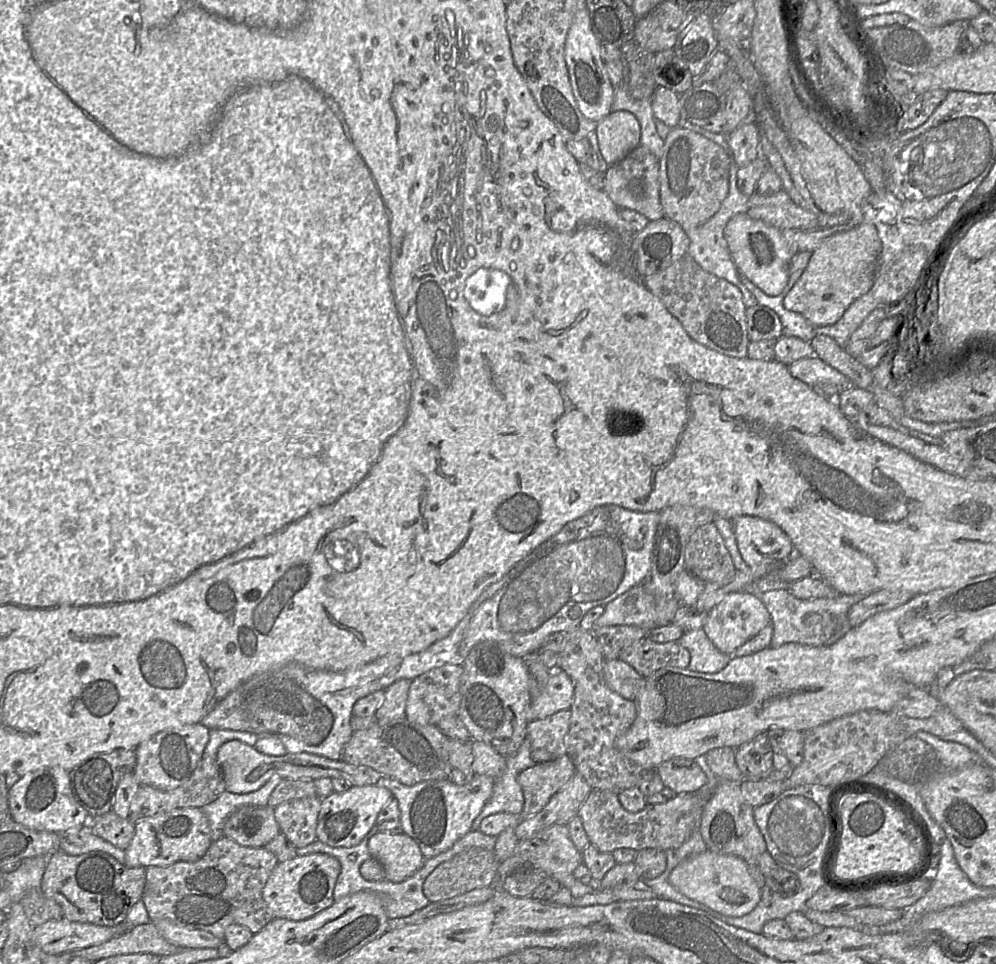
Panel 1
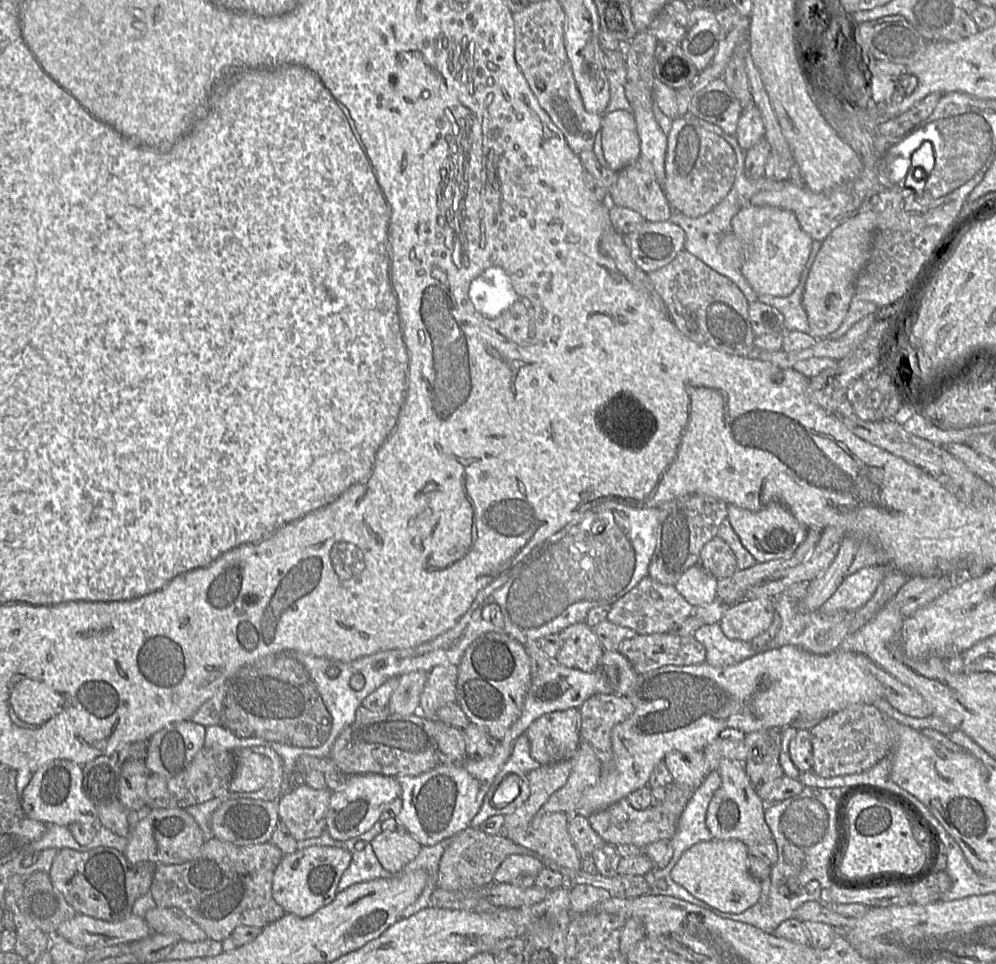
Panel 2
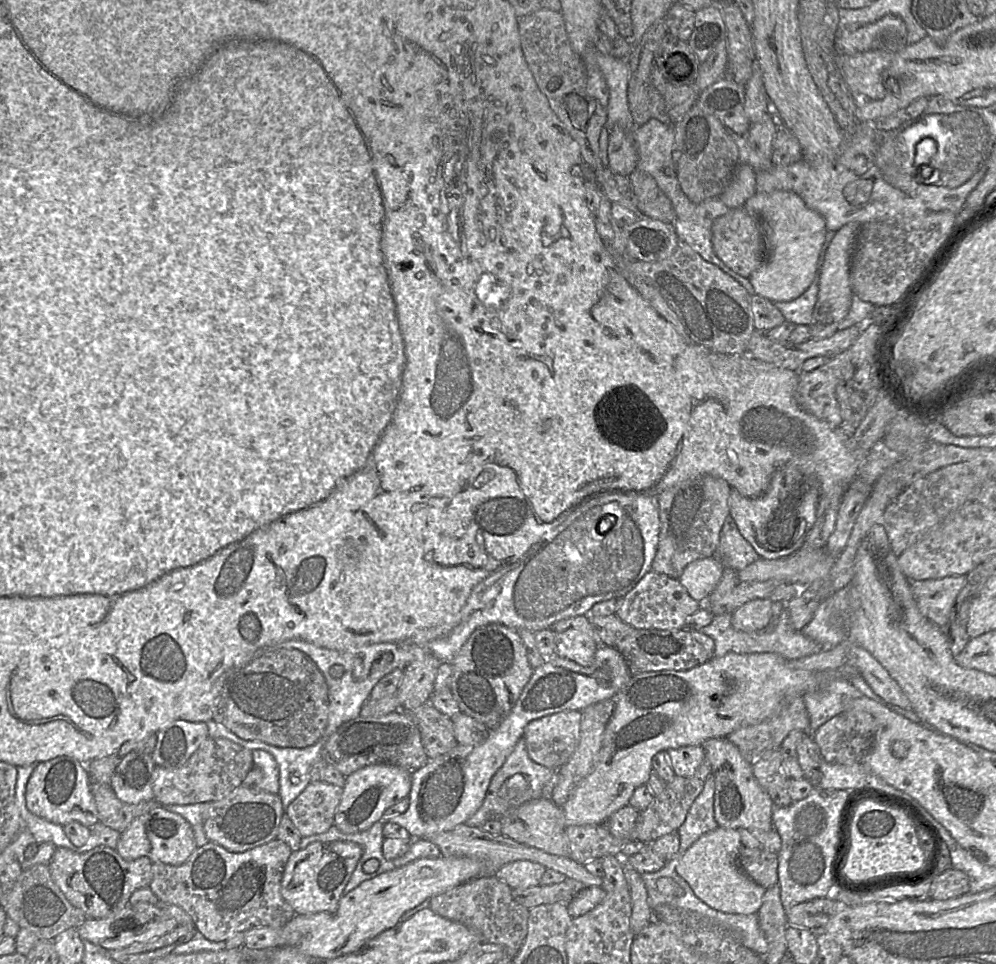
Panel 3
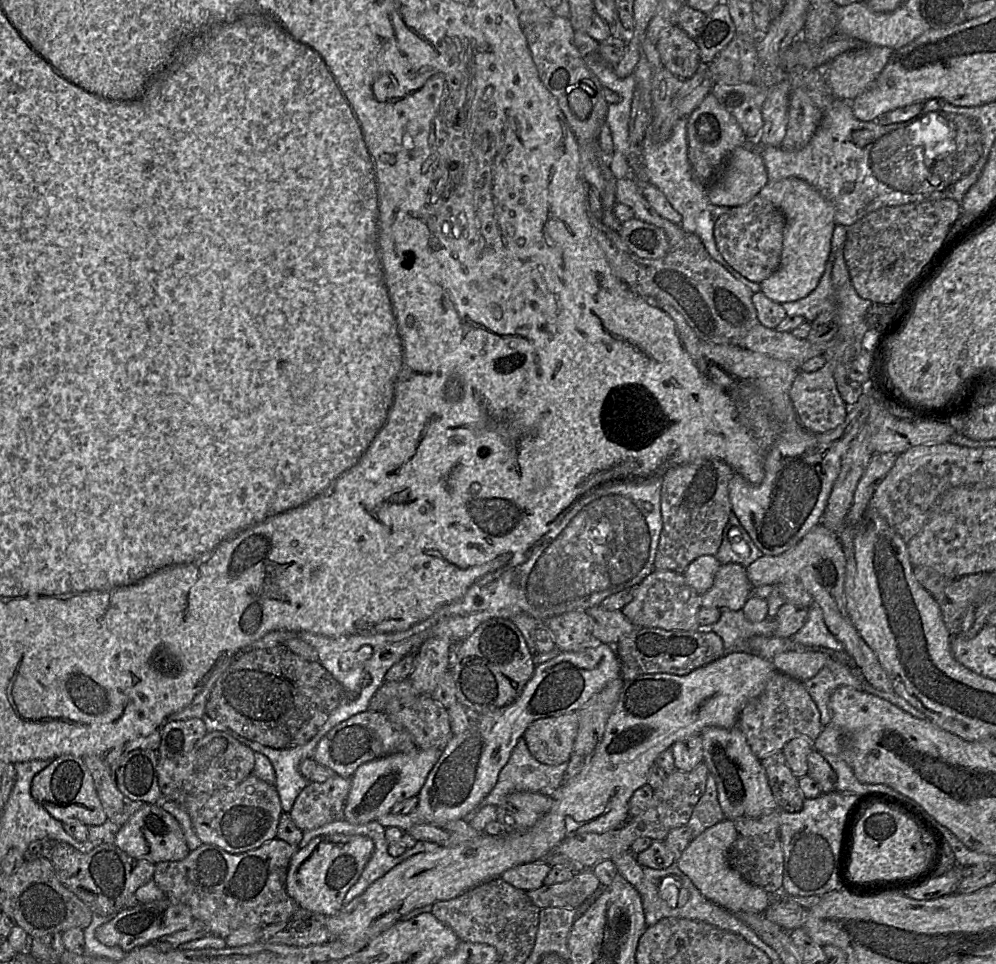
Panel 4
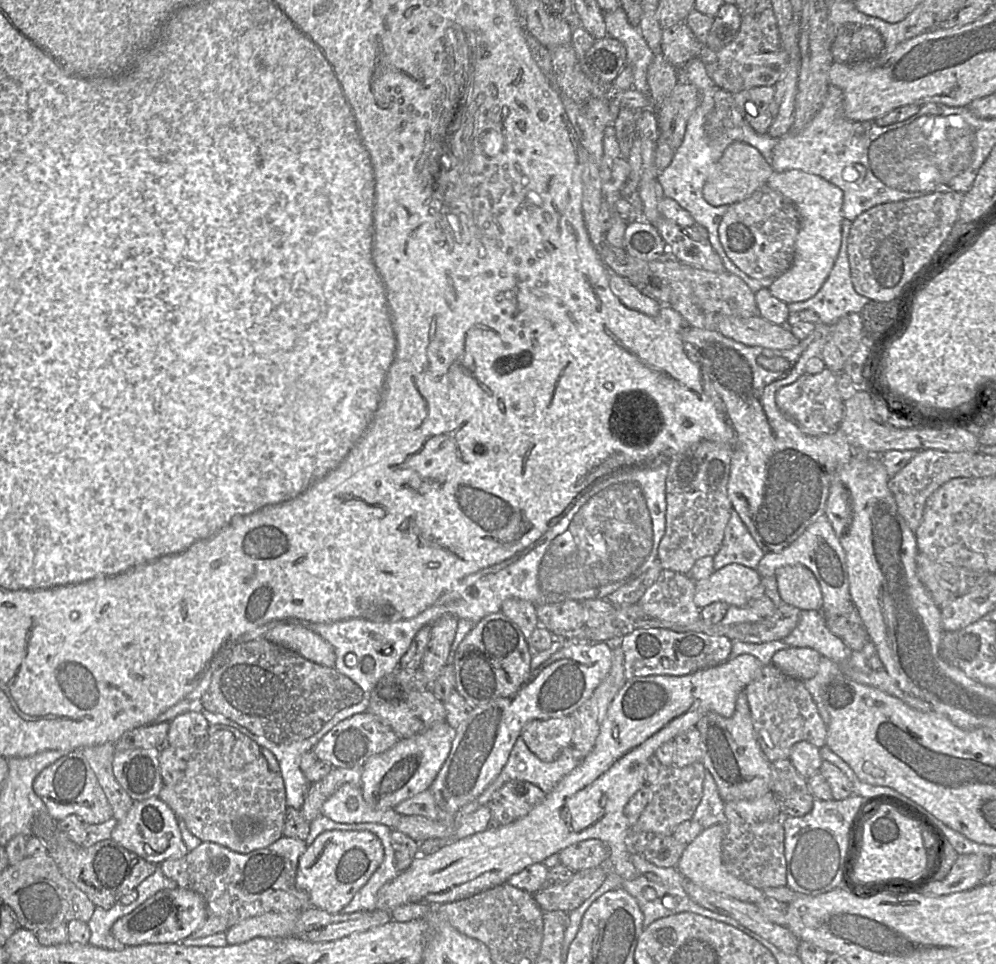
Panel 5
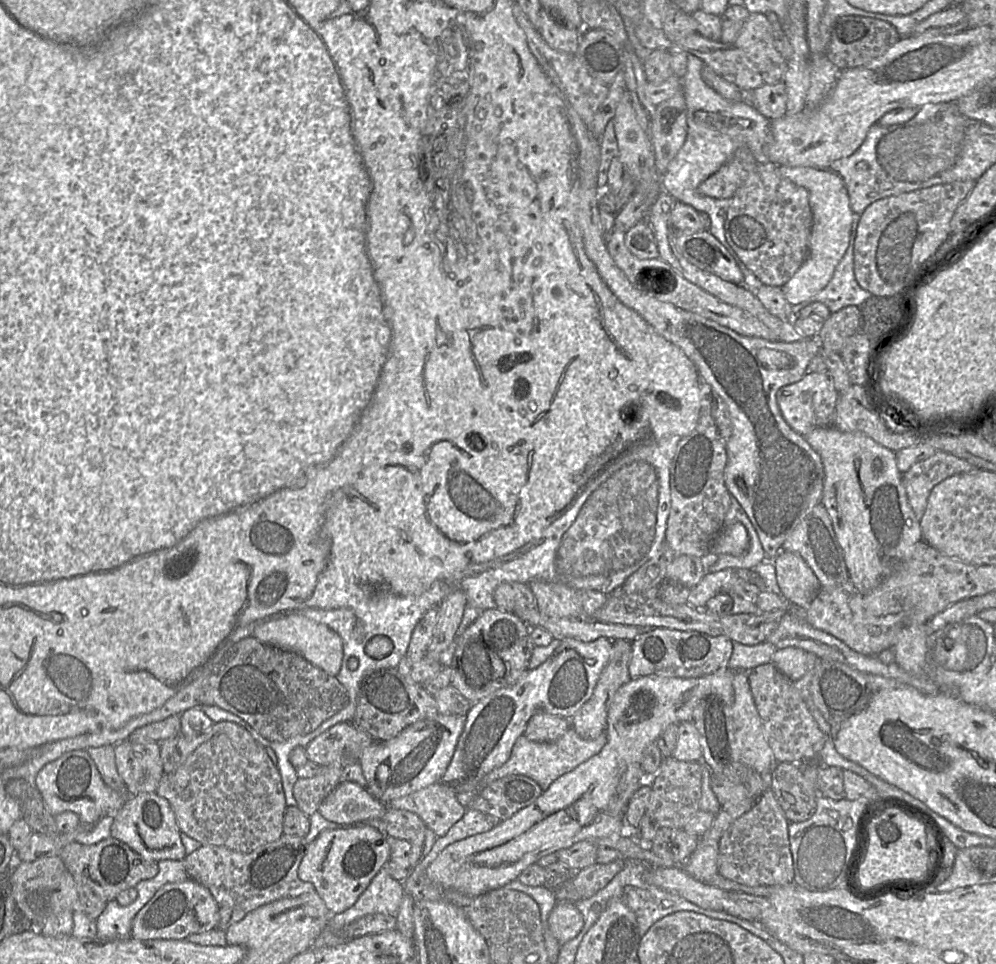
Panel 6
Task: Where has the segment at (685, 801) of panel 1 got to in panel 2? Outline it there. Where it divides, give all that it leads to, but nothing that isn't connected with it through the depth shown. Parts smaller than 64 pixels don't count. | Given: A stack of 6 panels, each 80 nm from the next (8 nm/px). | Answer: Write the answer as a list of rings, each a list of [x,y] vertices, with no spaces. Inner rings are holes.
[[[623,798],[605,809],[588,816],[591,827],[601,836],[606,844],[617,847],[622,844],[633,844],[640,848],[659,840],[671,840],[676,832],[675,814],[662,812],[659,803],[653,803],[644,810],[636,810],[627,799]]]

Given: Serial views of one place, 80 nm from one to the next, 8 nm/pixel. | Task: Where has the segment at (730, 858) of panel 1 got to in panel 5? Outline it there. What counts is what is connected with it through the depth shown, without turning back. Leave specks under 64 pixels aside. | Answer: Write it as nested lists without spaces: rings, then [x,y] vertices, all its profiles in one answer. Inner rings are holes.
[[[720,823],[704,829],[686,846],[676,867],[679,873],[701,888],[723,894],[742,902],[757,904],[765,897],[763,891],[738,879],[727,871],[722,861],[721,845],[726,832],[726,824]]]

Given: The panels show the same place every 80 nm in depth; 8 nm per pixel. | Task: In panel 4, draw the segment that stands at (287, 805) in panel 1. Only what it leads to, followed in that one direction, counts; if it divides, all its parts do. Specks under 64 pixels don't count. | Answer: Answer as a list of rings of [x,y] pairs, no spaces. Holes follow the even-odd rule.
[[[338,774],[324,782],[309,782],[297,796],[289,815],[302,831],[343,819],[350,778]]]

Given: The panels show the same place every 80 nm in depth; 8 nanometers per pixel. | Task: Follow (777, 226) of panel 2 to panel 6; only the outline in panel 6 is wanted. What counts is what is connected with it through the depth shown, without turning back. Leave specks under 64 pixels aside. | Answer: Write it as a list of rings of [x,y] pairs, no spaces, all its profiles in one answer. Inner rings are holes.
[[[779,166],[778,170],[783,177],[807,189],[813,213],[808,258],[795,275],[782,286],[786,299],[793,306],[815,295],[832,279],[849,246],[854,213],[842,178],[830,169]]]

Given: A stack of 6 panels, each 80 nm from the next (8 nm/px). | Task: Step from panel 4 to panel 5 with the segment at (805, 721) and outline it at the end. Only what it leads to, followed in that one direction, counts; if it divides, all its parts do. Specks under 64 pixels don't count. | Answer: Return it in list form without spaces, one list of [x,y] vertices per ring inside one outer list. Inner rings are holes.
[[[770,663],[762,666],[745,691],[756,740],[769,762],[788,759],[792,746],[800,741],[819,749],[825,745],[827,726],[803,681],[788,677]]]

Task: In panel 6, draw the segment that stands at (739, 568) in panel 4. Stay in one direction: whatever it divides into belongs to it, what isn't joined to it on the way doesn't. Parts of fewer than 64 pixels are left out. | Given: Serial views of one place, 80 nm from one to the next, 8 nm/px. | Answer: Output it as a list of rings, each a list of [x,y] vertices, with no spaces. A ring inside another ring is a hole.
[[[725,569],[719,572],[707,572],[700,582],[691,588],[687,604],[697,608],[706,608],[706,603],[712,597],[723,592],[724,584],[732,578],[751,581],[753,569]]]

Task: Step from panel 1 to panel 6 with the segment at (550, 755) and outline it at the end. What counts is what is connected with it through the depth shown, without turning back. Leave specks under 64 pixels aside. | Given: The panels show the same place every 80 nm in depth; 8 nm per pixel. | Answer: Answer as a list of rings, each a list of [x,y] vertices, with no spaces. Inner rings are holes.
[[[537,710],[528,720],[523,735],[535,742],[554,742],[571,727],[571,720]]]

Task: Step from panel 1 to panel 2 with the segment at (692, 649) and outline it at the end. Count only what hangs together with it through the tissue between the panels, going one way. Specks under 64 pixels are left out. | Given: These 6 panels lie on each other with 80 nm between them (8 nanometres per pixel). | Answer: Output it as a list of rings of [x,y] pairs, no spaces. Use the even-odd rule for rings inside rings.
[[[719,622],[701,626],[693,636],[705,647],[705,662],[715,667],[730,666],[759,652],[750,642],[727,638]]]

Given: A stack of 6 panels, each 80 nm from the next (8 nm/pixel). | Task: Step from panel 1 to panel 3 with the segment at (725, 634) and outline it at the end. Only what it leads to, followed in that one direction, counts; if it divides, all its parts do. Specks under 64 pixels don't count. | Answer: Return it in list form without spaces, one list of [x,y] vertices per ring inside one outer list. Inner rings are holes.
[[[768,598],[746,602],[731,613],[732,626],[740,631],[754,632],[771,622],[773,601]]]

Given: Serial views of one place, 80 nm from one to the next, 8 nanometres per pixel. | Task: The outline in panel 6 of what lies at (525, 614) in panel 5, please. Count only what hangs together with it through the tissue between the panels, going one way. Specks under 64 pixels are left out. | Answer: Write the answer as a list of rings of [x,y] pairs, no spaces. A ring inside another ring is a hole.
[[[509,582],[500,584],[494,592],[498,609],[517,615],[517,611],[536,608],[536,599],[529,584]]]

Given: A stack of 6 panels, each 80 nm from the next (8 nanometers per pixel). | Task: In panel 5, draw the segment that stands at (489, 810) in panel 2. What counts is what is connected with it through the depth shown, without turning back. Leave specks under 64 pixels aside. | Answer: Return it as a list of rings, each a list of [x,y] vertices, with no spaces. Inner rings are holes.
[[[522,736],[516,739],[516,742],[510,752],[508,761],[497,777],[486,787],[486,789],[473,801],[460,808],[456,815],[463,816],[476,811],[480,806],[486,805],[492,795],[506,782],[512,780],[522,780],[538,786],[545,794],[550,793],[557,783],[580,764],[581,755],[569,746],[550,762],[540,760],[533,752],[529,750]]]

